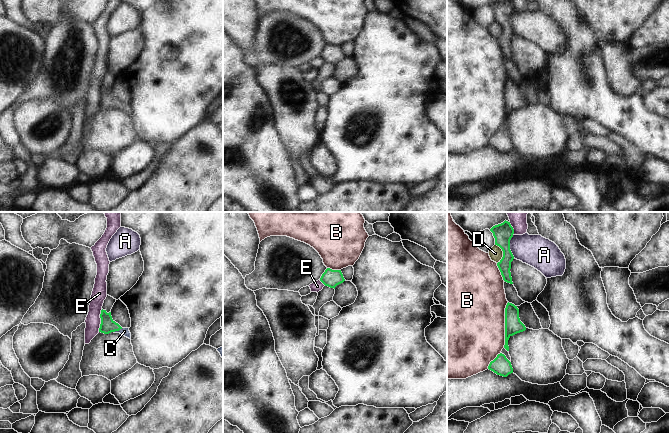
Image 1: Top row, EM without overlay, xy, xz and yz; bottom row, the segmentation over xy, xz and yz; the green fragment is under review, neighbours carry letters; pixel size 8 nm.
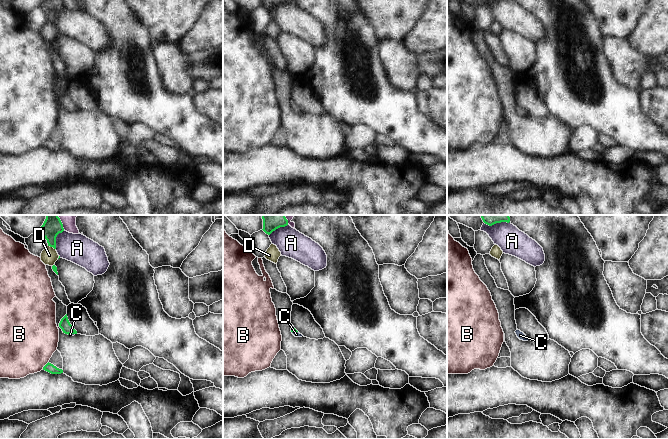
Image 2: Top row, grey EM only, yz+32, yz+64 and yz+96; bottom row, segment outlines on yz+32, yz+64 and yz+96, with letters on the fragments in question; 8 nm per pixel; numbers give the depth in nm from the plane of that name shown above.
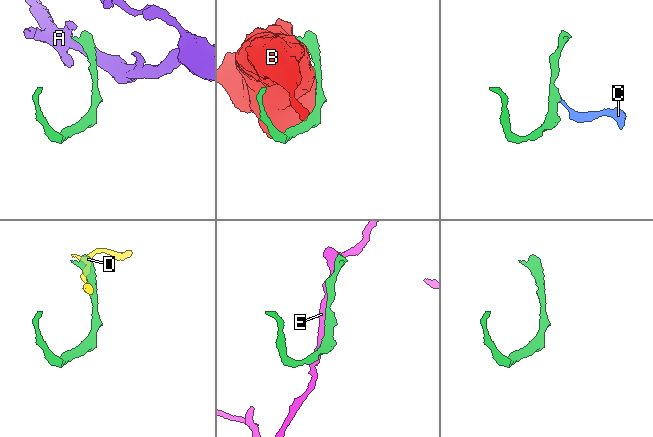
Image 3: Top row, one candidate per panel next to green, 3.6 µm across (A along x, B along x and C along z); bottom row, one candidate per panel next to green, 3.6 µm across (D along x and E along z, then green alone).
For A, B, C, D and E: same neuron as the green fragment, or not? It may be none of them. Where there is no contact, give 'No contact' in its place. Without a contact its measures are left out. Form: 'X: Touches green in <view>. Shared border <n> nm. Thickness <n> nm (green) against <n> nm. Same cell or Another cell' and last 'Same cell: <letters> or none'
A: Touches green in yz. Shared border 180 nm. Thickness 150 nm (green) against 260 nm. Another cell
B: Touches green in yz. Shared border 380 nm. Thickness 140 nm (green) against 500 nm. Another cell
C: Touches green in xy. Shared border 80 nm. Thickness 120 nm (green) against 60 nm. Same cell
D: Touches green in yz. Shared border 160 nm. Thickness 150 nm (green) against 110 nm. Another cell
E: Touches green in xy. Shared border 190 nm. Thickness 120 nm (green) against 120 nm. Another cell
Same cell: C.

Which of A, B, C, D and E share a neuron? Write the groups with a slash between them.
A / B / C / D / E

